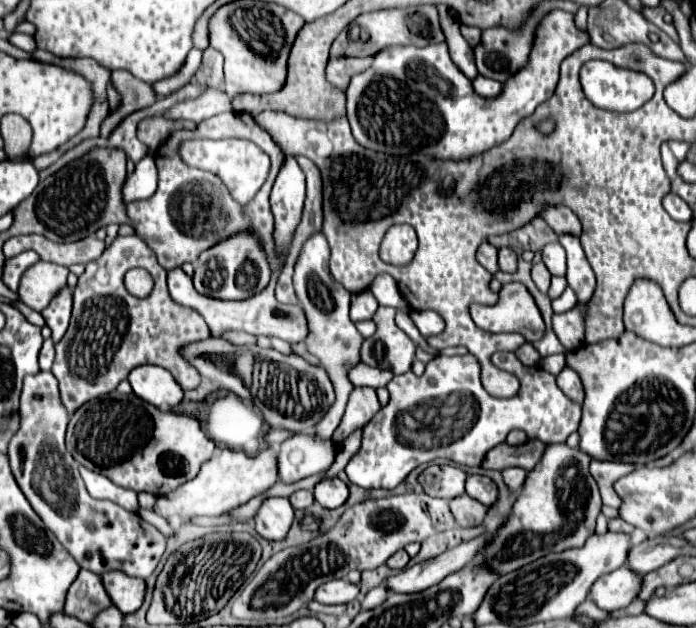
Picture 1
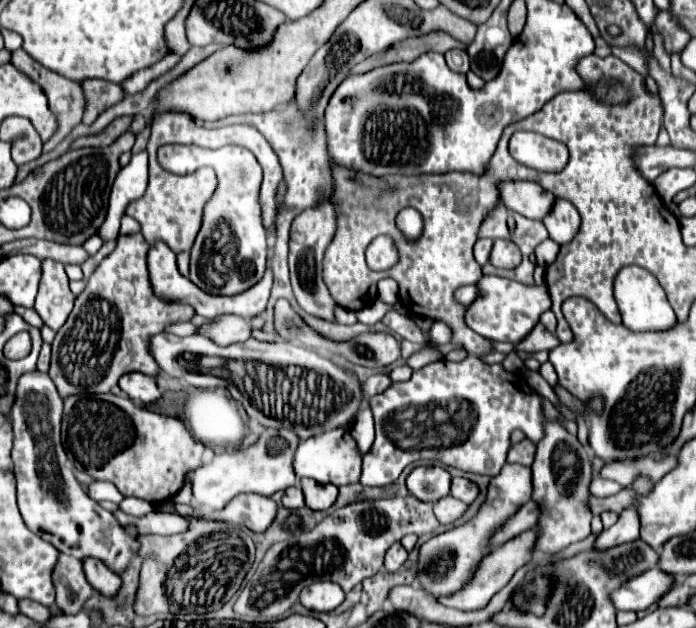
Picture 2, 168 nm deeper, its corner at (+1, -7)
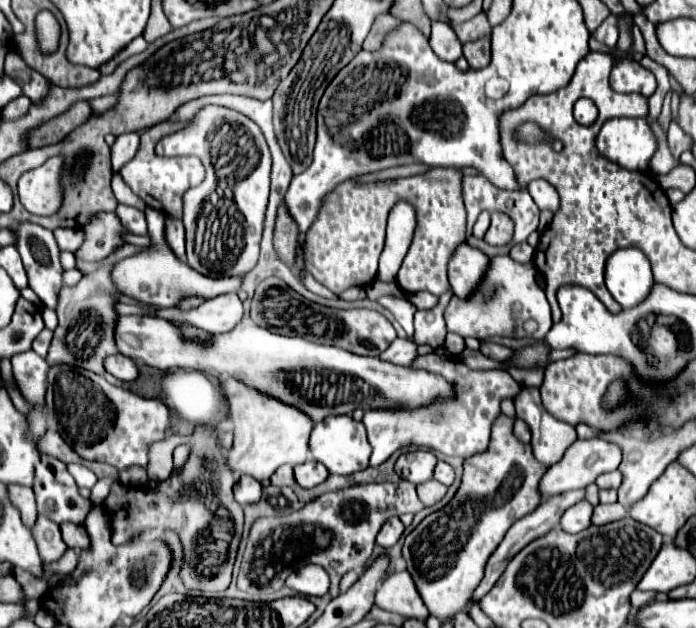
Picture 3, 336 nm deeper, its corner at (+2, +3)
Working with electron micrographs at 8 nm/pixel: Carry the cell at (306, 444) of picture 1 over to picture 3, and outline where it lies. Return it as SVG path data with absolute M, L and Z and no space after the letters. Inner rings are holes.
M343 414L343 416L327 416L325 420L317 422L315 428L313 428L309 446L311 446L313 460L319 460L321 464L325 464L331 474L349 476L353 472L365 470L369 466L371 446L367 442L365 426L363 426L363 422L353 420L349 414Z

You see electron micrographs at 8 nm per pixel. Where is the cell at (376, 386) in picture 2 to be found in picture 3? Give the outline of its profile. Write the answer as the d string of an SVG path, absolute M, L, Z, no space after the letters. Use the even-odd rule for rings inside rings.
M397 338L379 358L399 364L399 366L409 366L417 358L417 344L409 338L405 338L405 340Z

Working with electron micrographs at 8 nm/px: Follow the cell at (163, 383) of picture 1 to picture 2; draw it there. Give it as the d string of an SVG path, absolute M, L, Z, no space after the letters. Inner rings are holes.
M130 372L130 374L124 374L118 382L118 386L132 398L136 400L138 404L142 406L150 406L154 402L158 402L162 398L162 392L156 384L156 378L154 376L146 376L146 374L140 374L140 372Z

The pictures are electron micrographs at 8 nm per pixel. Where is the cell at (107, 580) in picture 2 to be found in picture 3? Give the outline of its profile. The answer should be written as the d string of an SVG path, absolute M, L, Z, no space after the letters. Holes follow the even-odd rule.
M63 522L61 526L61 536L63 536L63 542L69 546L69 548L87 548L89 546L89 536L87 536L87 530L83 524L67 524Z

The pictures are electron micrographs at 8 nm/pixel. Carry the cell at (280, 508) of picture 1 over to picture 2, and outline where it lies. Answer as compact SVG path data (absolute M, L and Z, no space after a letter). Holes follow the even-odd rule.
M240 494L224 510L214 512L212 518L220 522L234 522L248 530L262 534L270 528L278 514L278 504L272 498L258 494Z

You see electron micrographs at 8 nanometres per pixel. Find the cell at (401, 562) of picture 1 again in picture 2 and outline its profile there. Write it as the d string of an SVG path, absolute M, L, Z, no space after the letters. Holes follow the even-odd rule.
M396 542L396 544L388 550L388 554L386 554L384 568L386 568L388 572L398 572L406 560L408 560L408 552L402 548L400 542Z

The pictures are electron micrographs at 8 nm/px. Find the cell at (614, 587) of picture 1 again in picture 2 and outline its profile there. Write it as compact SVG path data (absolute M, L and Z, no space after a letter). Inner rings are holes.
M650 568L640 576L634 576L620 584L612 594L610 600L616 610L646 610L650 604L664 594L664 590L672 586L672 576L664 574L662 570Z

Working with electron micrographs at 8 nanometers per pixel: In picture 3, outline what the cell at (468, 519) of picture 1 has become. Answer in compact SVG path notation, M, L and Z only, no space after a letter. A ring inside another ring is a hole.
M427 480L425 484L419 484L417 486L417 496L419 496L419 500L425 504L425 506L433 506L433 504L437 504L443 496L445 496L445 492L447 492L447 486L443 486L443 484L439 484L437 480Z

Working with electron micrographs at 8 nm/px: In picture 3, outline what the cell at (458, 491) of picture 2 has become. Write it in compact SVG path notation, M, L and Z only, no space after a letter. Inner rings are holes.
M437 462L433 476L435 476L435 480L439 480L445 486L453 484L453 468L447 462Z

